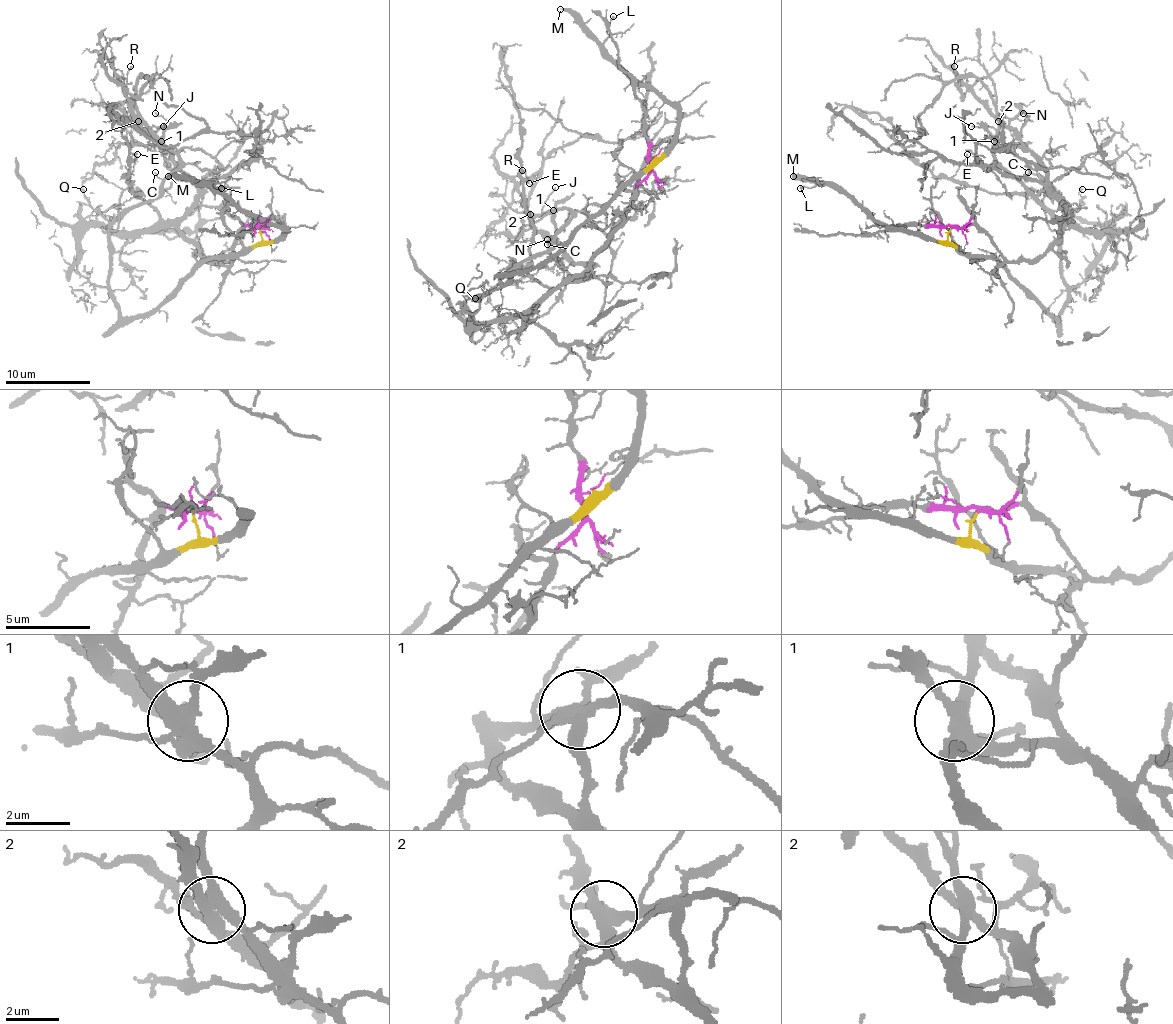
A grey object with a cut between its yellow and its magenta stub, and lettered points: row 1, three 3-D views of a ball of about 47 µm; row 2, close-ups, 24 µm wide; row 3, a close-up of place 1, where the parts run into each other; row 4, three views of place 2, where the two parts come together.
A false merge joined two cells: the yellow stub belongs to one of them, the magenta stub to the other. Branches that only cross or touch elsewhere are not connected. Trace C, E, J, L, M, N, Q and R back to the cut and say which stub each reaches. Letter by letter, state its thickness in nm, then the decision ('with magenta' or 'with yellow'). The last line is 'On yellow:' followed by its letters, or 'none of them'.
C: 120 nm thick; with yellow
E: 110 nm thick; with magenta
J: 120 nm thick; with yellow
L: 140 nm thick; with yellow
M: 320 nm thick; with yellow
N: 120 nm thick; with magenta
Q: 120 nm thick; with yellow
R: 110 nm thick; with magenta
On yellow: C, J, L, M, Q

